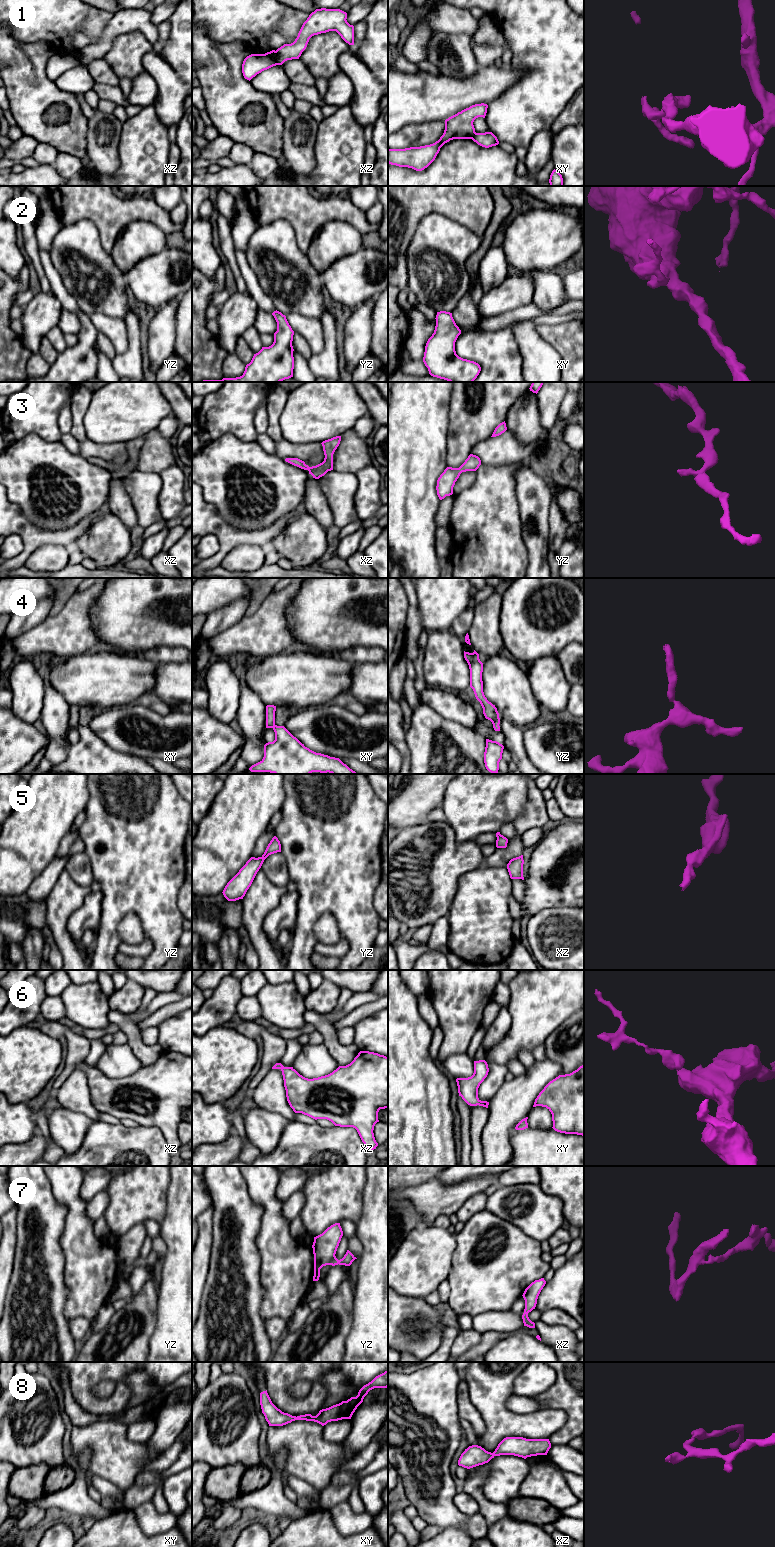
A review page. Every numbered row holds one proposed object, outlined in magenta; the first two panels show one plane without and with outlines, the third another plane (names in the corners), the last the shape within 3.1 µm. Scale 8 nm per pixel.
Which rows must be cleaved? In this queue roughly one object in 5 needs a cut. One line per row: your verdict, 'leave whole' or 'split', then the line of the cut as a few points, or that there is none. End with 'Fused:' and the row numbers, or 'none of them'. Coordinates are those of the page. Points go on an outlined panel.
1: split | xz (275, 51), (278, 64)
2: leave whole | no cut
3: leave whole | no cut
4: leave whole | no cut
5: leave whole | no cut
6: leave whole | no cut
7: leave whole | no cut
8: leave whole | no cut
Fused: 1

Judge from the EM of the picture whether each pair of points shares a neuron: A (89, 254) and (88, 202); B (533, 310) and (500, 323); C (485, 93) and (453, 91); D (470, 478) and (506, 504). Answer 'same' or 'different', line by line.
A: different
B: same
C: same
D: different

